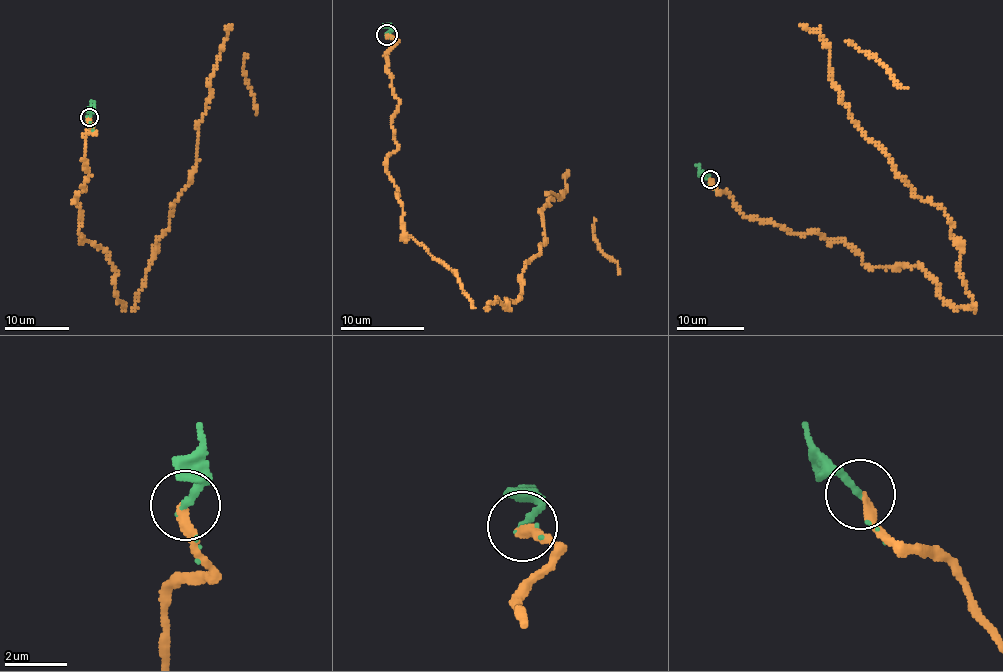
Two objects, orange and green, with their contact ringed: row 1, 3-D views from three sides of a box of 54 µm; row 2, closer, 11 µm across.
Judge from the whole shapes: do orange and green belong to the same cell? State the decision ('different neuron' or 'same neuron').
same neuron

